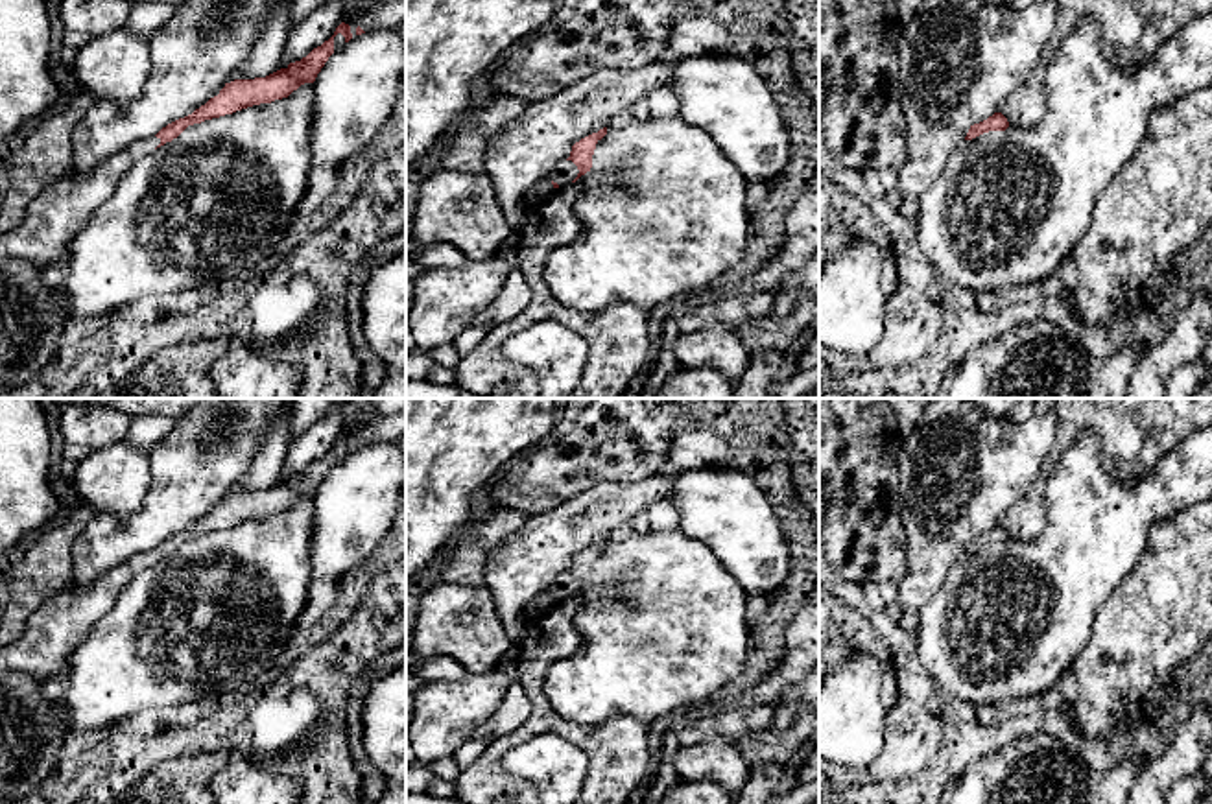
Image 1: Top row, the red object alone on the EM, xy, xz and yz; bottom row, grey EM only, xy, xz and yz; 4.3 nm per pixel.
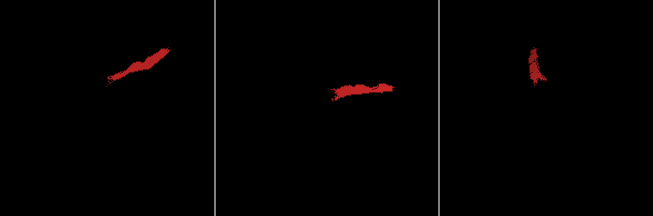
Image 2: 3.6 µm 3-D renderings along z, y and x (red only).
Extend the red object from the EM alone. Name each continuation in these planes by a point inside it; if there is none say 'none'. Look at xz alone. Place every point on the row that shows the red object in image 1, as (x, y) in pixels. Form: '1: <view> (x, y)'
1: xz (567, 172)

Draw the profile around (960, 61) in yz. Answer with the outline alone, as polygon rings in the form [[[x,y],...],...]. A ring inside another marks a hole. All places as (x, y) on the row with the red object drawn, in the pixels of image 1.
[[[922,0],[915,18],[898,24],[898,81],[908,146],[898,170],[902,201],[919,199],[941,177],[968,129],[1000,112],[1026,83],[1055,20],[1053,0],[1035,0],[1026,9],[985,0]]]

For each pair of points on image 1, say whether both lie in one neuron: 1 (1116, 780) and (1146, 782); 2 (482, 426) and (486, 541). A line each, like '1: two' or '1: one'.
1: two
2: two

